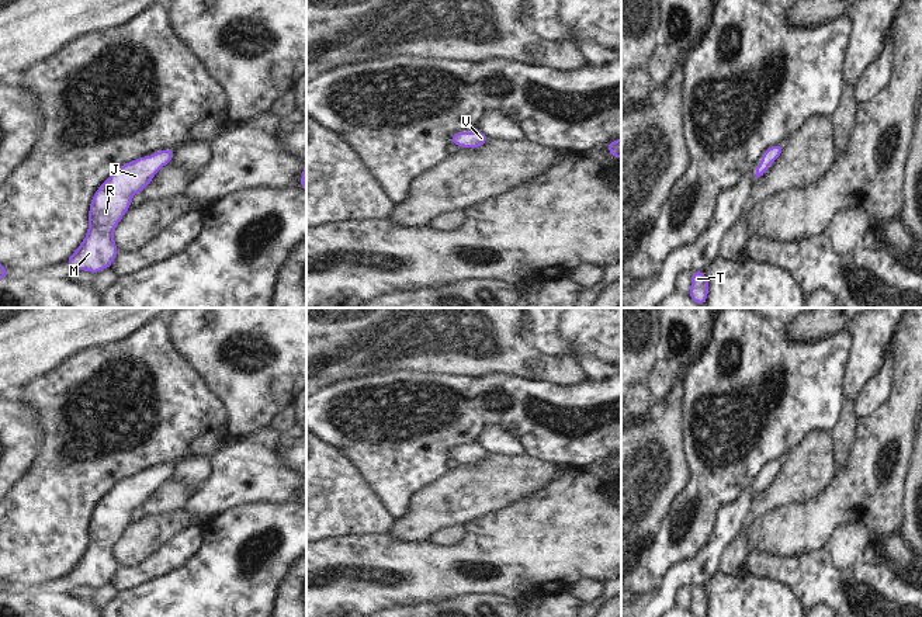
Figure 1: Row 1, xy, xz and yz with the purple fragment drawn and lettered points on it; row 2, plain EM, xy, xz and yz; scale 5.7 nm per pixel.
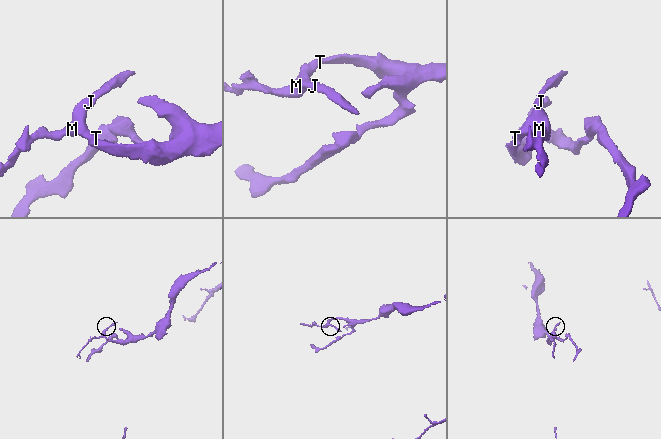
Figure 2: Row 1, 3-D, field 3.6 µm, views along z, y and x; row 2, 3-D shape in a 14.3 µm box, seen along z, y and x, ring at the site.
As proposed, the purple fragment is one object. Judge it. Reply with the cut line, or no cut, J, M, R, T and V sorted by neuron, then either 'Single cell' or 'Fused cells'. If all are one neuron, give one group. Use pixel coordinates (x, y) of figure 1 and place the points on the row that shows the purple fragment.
No split. Groups: J M R T V. Single cell.

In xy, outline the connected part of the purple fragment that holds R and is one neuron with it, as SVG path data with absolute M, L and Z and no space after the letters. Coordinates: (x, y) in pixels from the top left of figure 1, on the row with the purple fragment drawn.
M164 149L153 153L152 157L143 156L128 164L118 167L97 190L91 198L89 211L89 232L77 250L65 261L67 266L79 270L87 270L97 274L111 267L112 260L119 253L114 245L114 228L122 219L124 214L131 208L129 198L150 183L156 171L166 166L174 155L176 149Z

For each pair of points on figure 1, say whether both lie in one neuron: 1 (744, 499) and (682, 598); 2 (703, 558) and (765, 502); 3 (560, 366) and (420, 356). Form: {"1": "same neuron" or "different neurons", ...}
{"1": "different neurons", "2": "different neurons", "3": "same neuron"}

